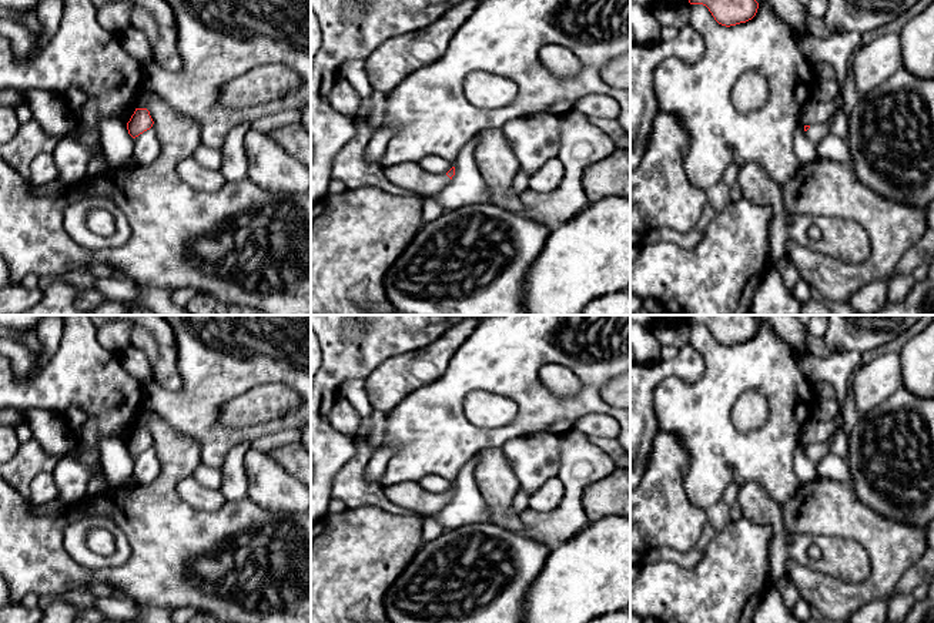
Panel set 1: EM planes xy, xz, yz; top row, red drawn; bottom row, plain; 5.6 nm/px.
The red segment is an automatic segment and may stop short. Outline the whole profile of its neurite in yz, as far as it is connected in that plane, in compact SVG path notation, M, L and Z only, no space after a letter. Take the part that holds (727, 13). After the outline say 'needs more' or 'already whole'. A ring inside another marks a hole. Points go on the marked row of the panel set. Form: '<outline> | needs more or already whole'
M689 0L690 4L703 4L714 20L726 27L751 20L759 9L756 0Z | already whole

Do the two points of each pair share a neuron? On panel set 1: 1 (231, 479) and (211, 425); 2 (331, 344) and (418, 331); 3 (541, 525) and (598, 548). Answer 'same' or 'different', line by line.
1: different
2: same
3: different

